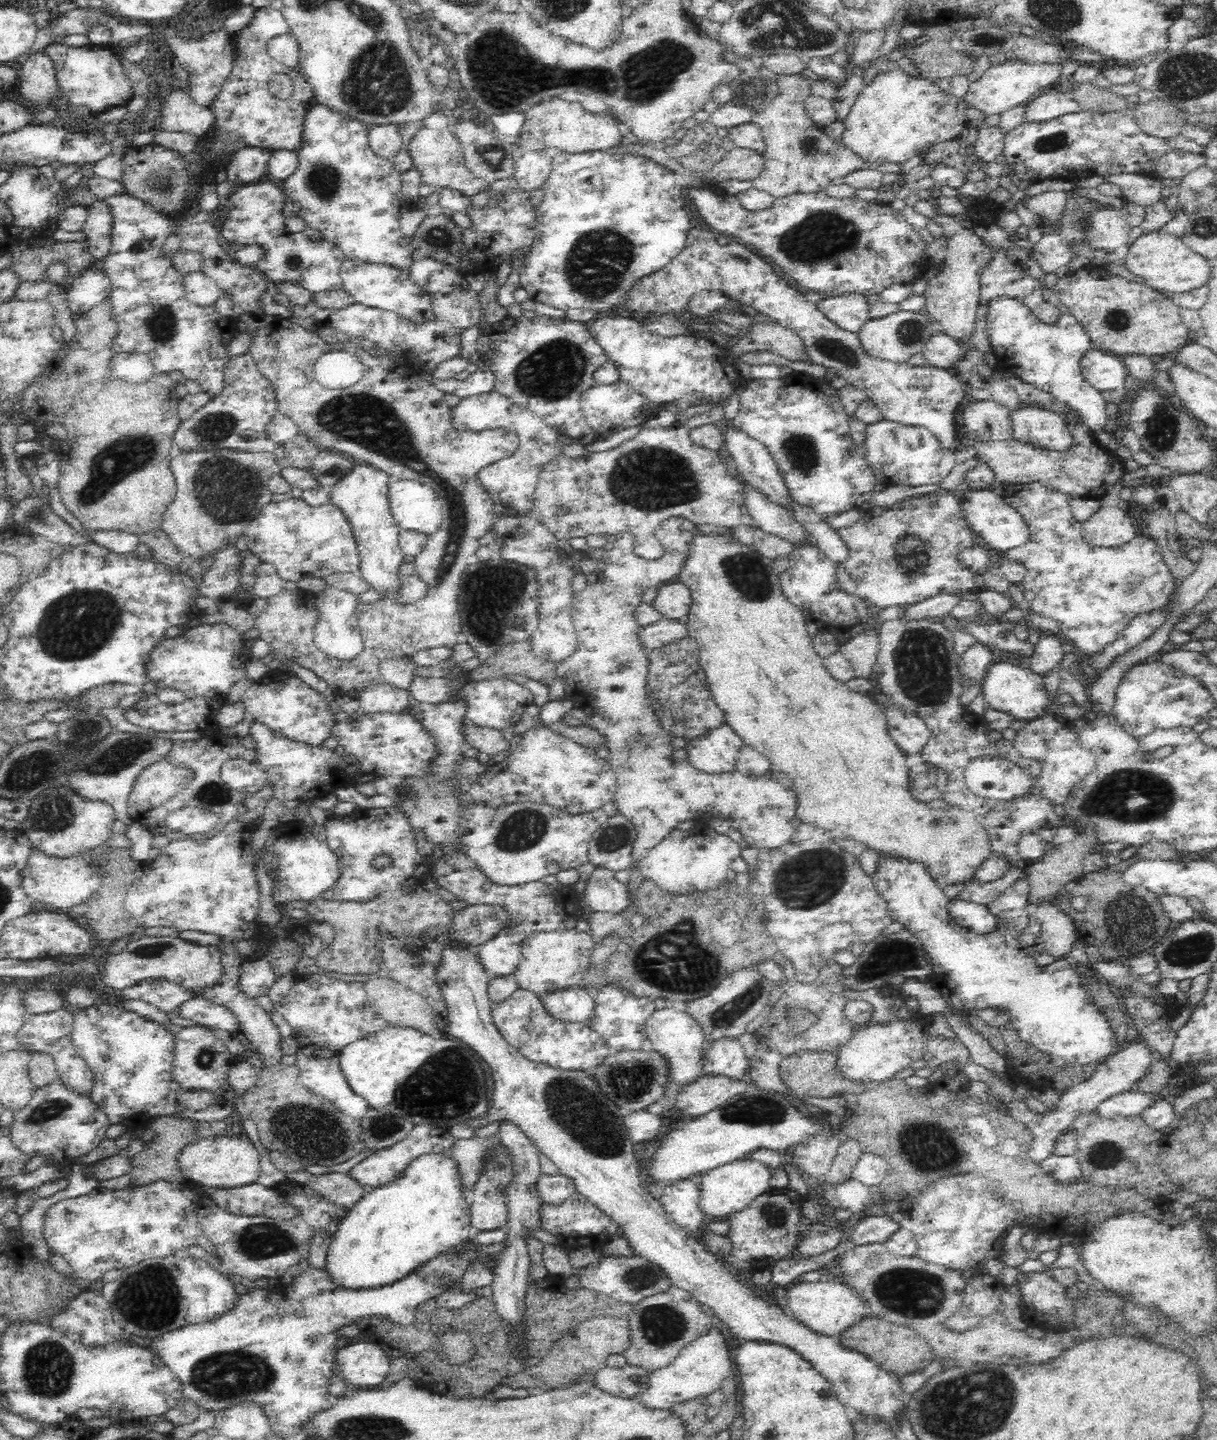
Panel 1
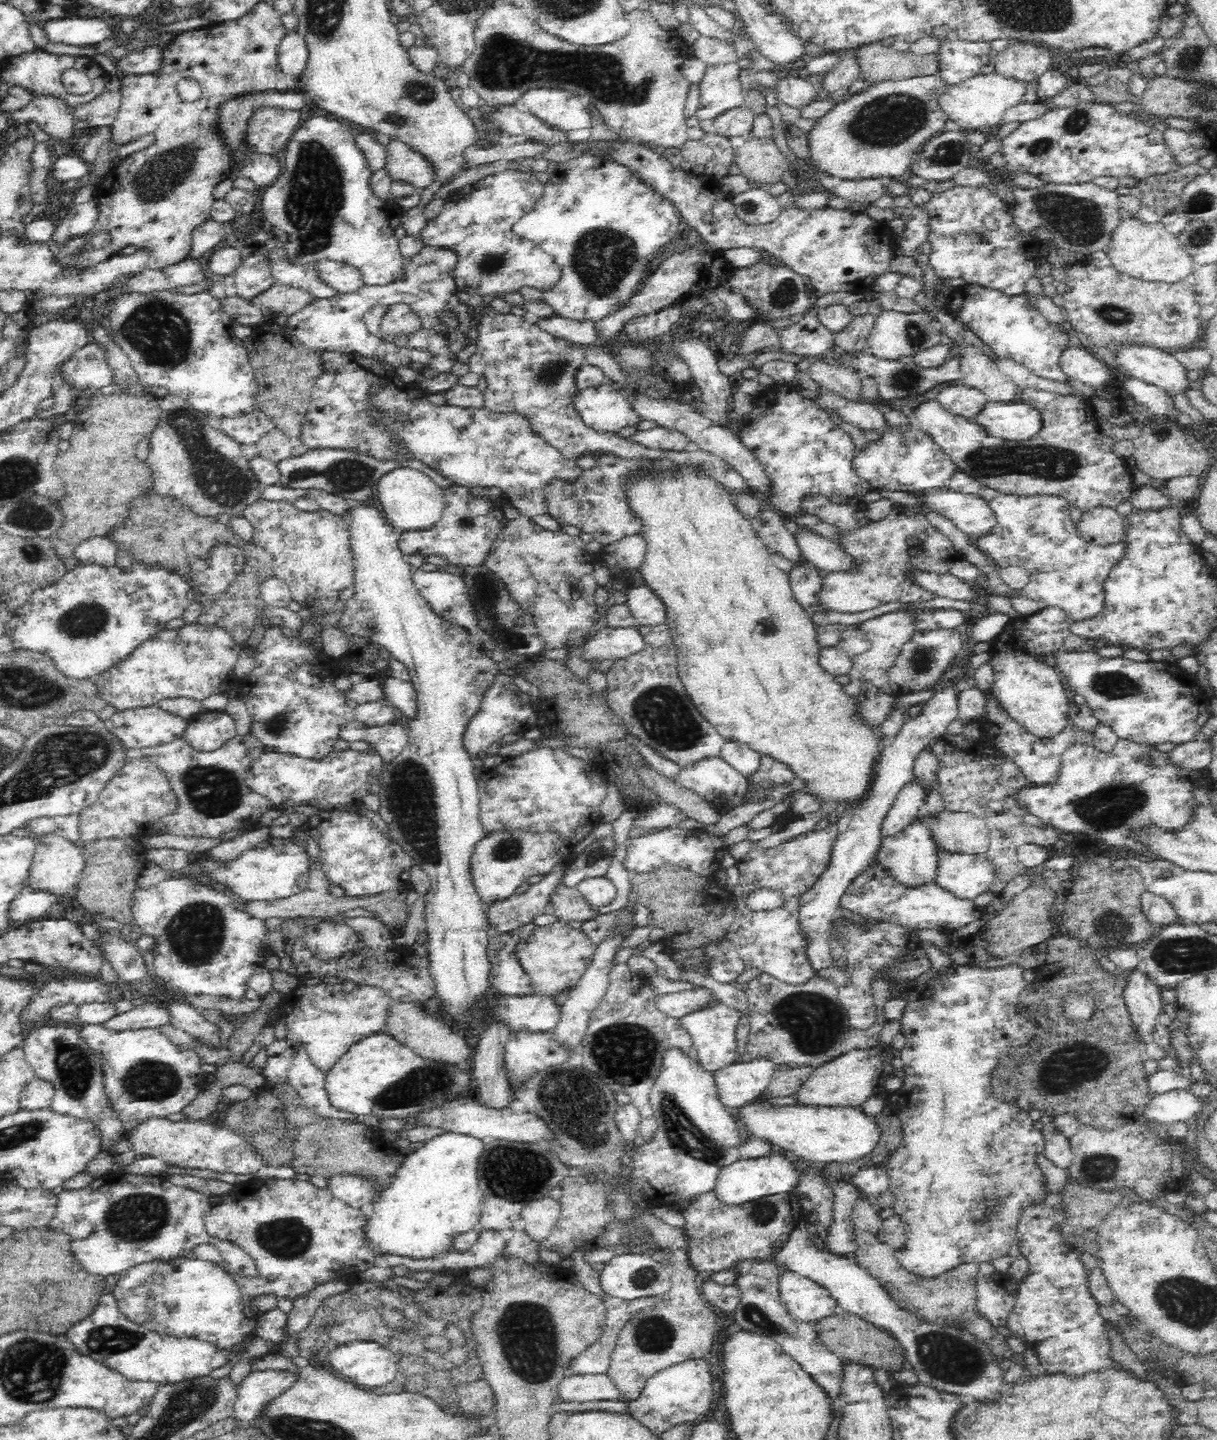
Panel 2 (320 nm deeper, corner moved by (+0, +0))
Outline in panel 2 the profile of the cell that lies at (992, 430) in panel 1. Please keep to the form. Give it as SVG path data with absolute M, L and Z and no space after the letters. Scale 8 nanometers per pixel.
M962 385L944 388L939 392L936 401L948 413L970 421L976 419L989 402L980 390Z

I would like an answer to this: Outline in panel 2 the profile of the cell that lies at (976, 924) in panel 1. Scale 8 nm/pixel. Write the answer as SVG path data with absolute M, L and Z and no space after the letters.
M870 864L847 888L842 896L840 908L858 912L864 917L874 917L880 922L896 923L916 931L923 928L936 930L962 928L983 916L983 910L972 900L963 900L938 883L916 888L904 888L878 867Z

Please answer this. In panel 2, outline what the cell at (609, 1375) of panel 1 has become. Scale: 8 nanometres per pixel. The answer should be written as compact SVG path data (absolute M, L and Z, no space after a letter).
M569 1374L557 1389L557 1397L565 1402L622 1400L622 1390L608 1374Z

